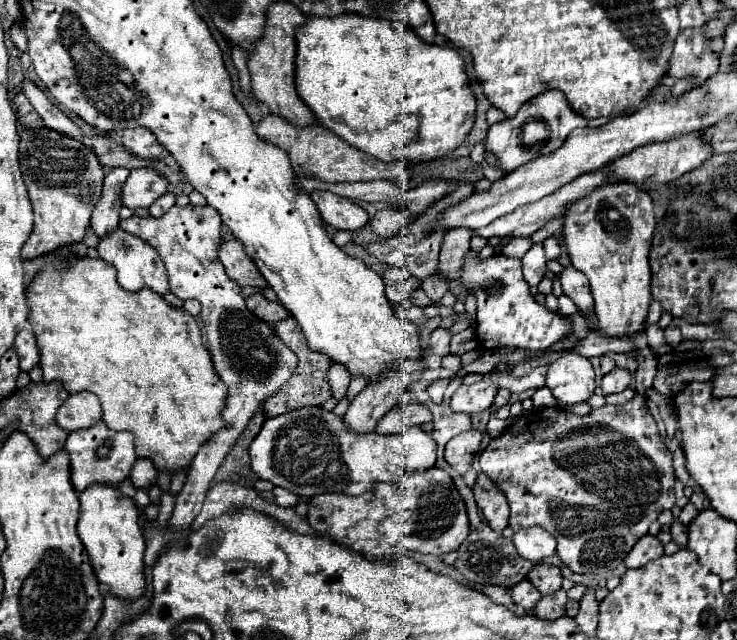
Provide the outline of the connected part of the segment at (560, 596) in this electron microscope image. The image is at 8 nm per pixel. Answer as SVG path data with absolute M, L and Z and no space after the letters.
M556 590L554 594L548 594L548 596L542 596L540 602L536 604L536 608L532 610L538 618L544 618L544 620L556 620L564 614L566 610L566 592L564 590Z

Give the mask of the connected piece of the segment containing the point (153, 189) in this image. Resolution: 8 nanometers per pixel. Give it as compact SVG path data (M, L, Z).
M136 168L122 188L122 204L128 208L148 208L168 190L168 180L154 168Z

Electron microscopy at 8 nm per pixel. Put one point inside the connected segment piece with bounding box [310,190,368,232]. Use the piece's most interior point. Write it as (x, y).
(343, 214)

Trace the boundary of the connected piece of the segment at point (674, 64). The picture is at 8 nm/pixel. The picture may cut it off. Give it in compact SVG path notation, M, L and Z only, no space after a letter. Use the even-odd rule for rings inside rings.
M684 30L676 38L674 54L668 62L668 70L662 76L662 80L696 76L698 84L702 84L716 70L718 70L716 52L708 46L702 30Z

